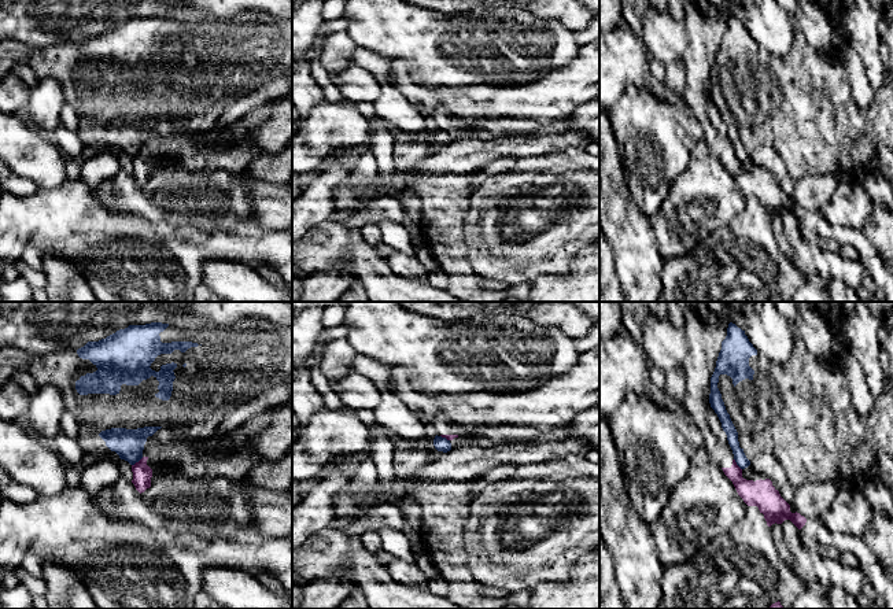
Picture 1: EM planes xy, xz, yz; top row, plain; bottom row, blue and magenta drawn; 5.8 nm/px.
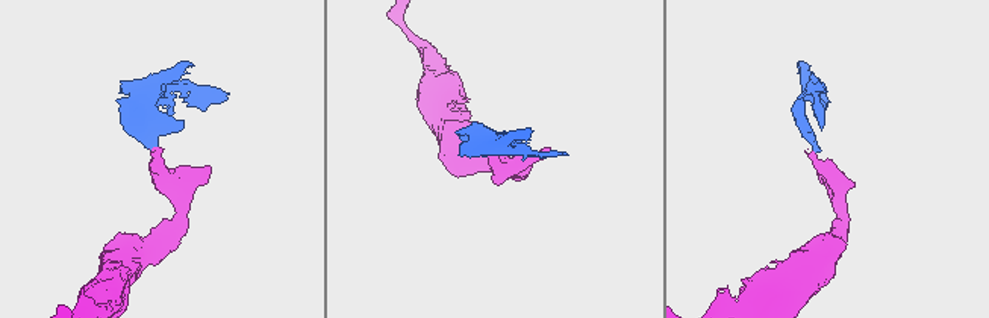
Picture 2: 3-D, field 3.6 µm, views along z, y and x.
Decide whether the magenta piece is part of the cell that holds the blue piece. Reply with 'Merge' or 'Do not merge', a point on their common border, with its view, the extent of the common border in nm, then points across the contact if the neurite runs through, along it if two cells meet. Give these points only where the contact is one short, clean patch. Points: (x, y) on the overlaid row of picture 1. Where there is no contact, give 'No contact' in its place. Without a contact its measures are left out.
Do not merge. Touches blue at xy (137, 461). Shared border 90 nm. Boundary: xy (143, 457), (132, 465)

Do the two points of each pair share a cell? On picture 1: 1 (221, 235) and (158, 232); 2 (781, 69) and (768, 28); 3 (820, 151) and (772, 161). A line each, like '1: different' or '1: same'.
1: same
2: different
3: different

